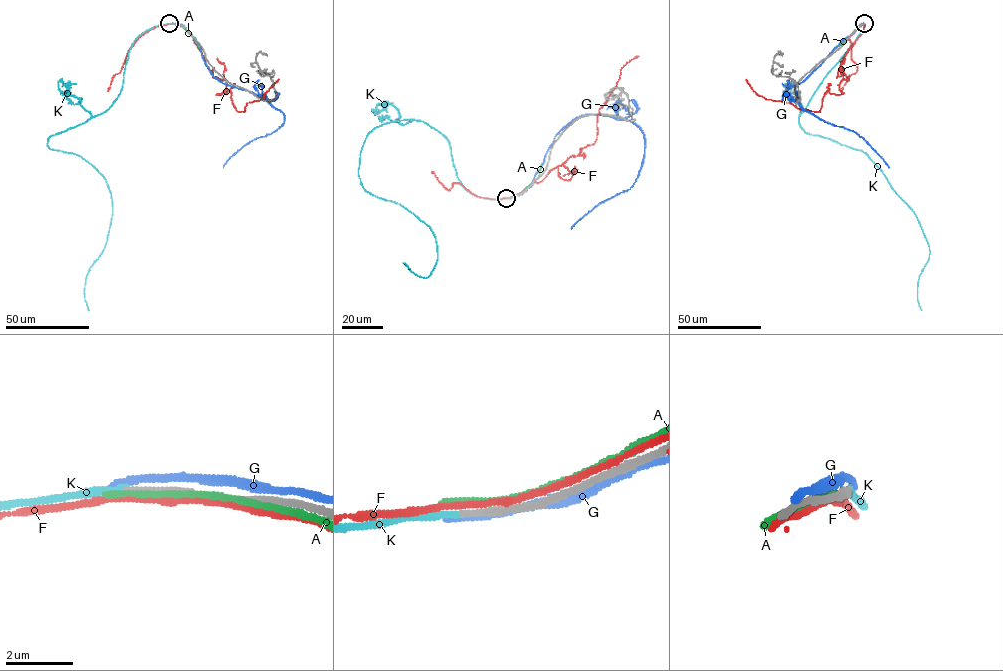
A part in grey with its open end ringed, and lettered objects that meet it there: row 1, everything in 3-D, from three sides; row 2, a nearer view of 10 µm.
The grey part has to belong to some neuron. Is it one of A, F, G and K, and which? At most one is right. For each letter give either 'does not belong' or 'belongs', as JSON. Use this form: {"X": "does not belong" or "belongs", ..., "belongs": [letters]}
{"A": "does not belong", "F": "does not belong", "G": "does not belong", "K": "belongs", "belongs": ["K"]}

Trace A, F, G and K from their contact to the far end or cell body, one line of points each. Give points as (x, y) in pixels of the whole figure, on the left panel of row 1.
A: (173, 24), (182, 26), (199, 47)
F: (173, 24), (193, 36), (212, 76), (225, 79), (227, 92), (216, 94), (228, 90), (238, 111), (279, 79)
G: (170, 23), (191, 33), (220, 82), (261, 96), (283, 114), (279, 128), (246, 144), (223, 168)
K: (170, 23), (135, 40), (113, 103), (48, 139), (110, 193), (89, 310)

